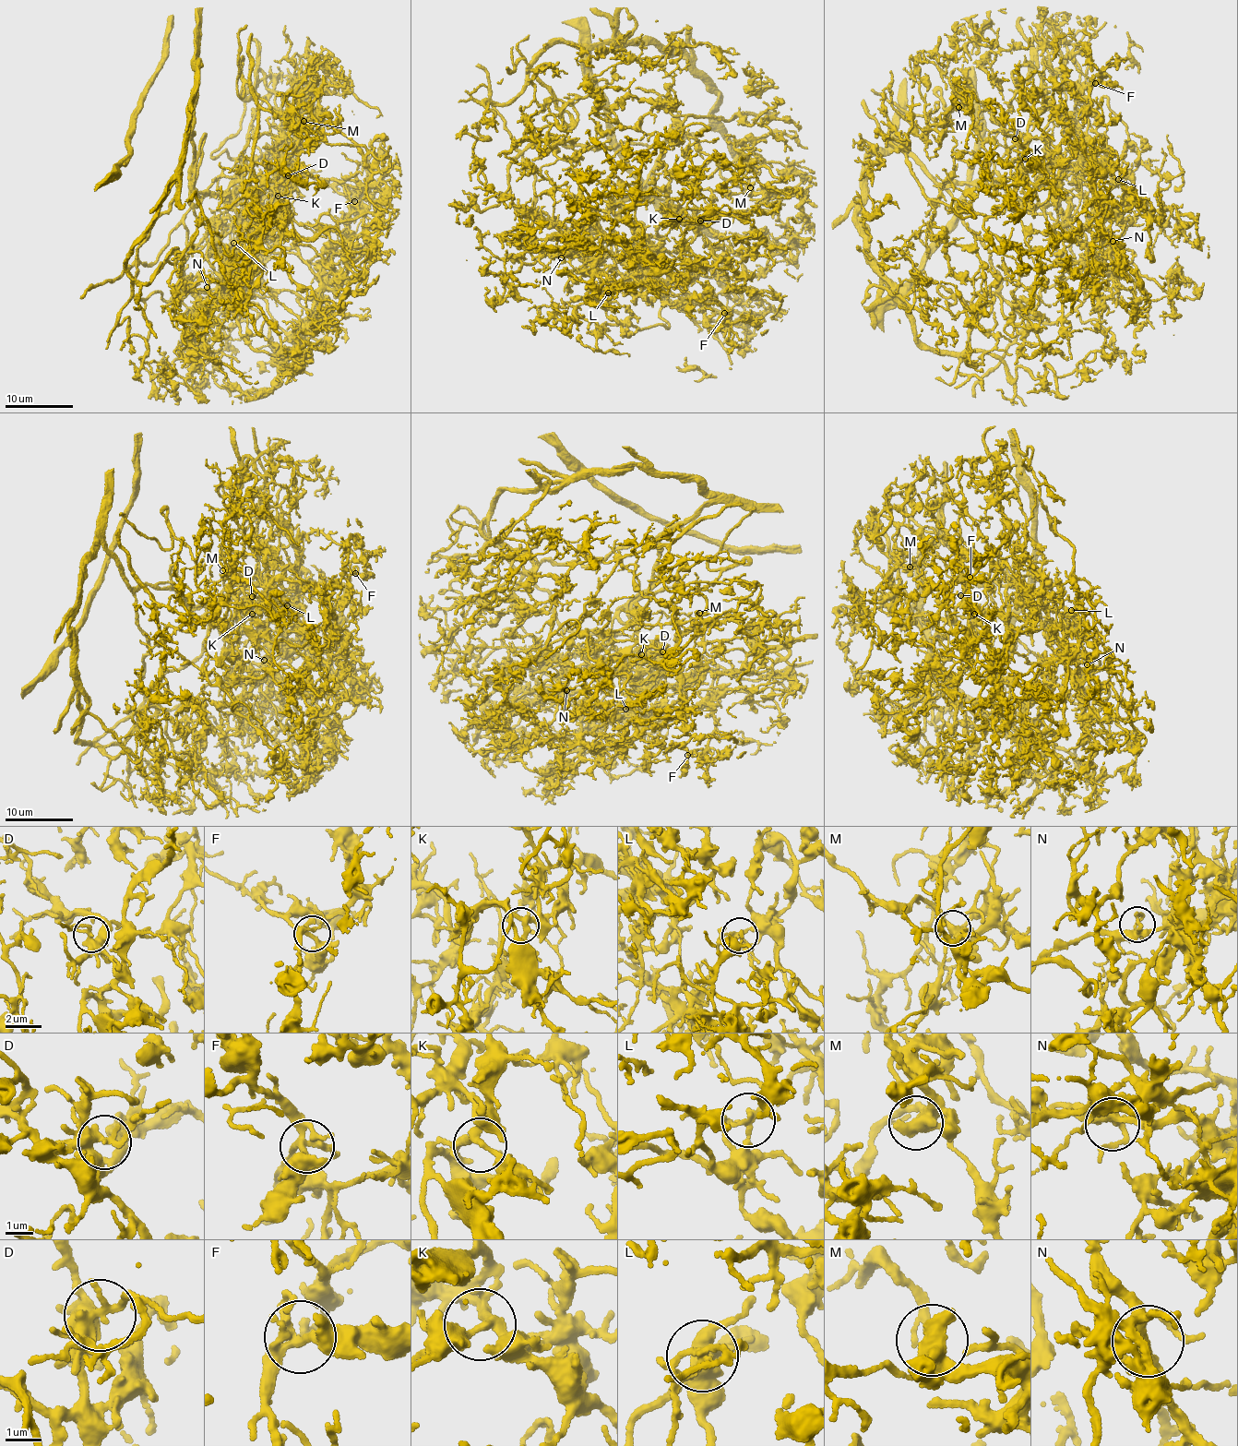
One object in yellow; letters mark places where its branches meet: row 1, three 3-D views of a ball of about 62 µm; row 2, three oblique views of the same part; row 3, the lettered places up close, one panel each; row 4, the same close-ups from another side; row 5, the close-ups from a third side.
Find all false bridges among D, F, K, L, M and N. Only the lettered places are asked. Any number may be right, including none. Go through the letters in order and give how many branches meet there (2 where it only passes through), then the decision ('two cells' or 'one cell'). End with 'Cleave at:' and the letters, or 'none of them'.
D: 4 branches meet; one cell
F: 5 branches meet; one cell
K: 3 branches meet; one cell
L: 4 branches meet; two cells
M: 5 branches meet; one cell
N: 4 branches meet; one cell
Cleave at: L

